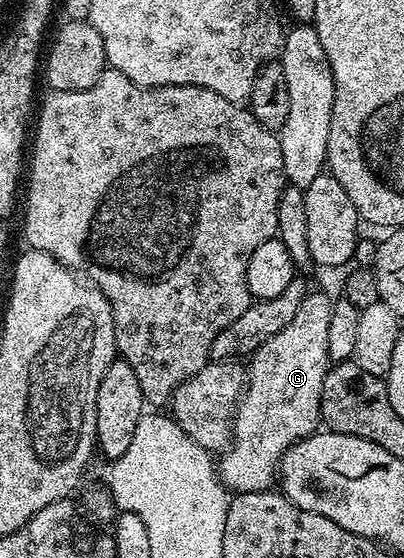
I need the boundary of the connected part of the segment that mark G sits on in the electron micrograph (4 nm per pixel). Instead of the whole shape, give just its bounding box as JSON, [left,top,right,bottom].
[217,292,332,494]

